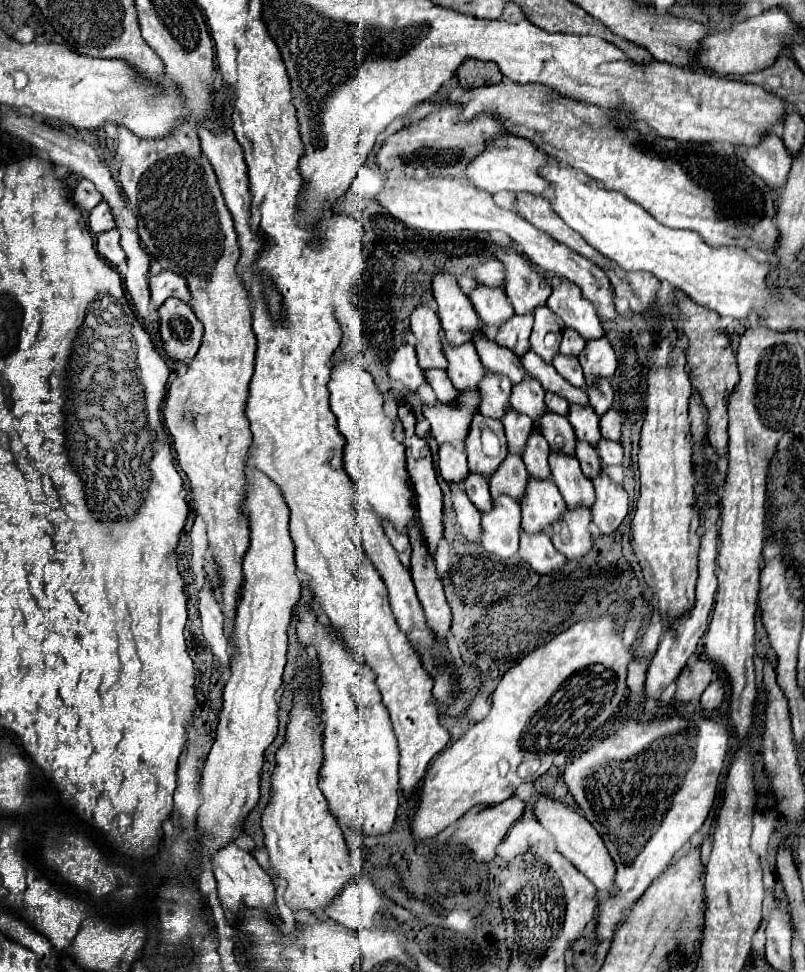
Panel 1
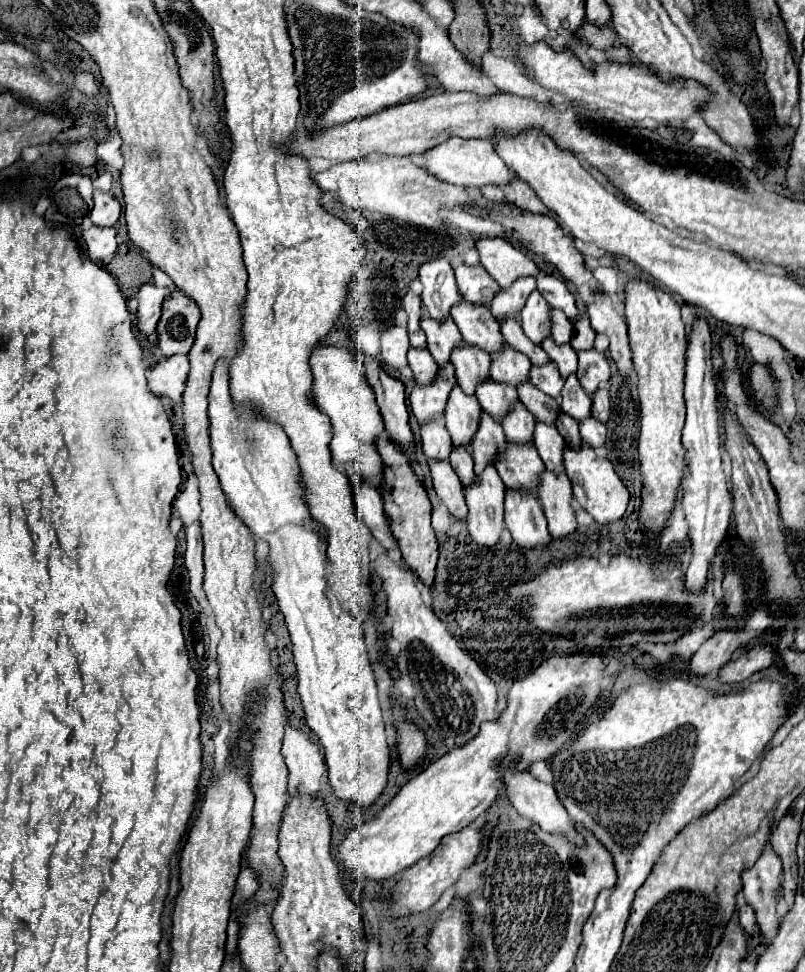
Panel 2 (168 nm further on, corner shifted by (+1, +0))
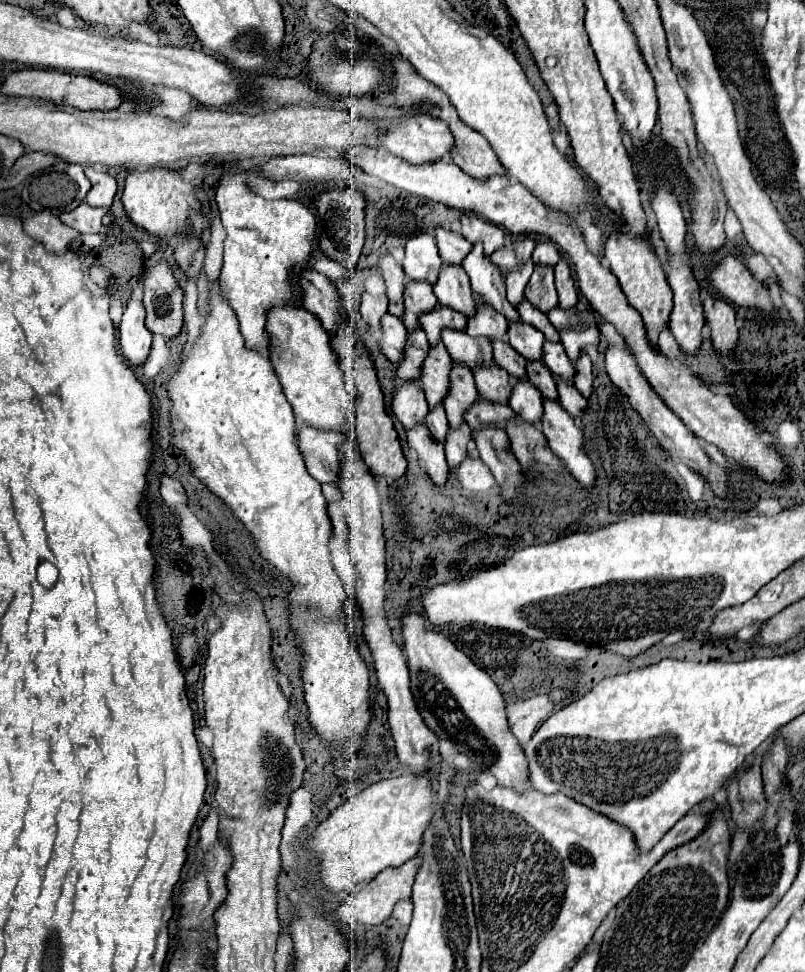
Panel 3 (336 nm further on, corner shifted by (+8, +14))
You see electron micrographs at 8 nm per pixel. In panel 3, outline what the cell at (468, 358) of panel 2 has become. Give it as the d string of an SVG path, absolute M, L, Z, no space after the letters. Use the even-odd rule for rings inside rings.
M437 304L431 312L421 314L419 324L421 324L423 332L427 334L427 340L433 344L433 340L441 338L443 328L463 330L465 324L467 324L467 318L465 318L465 314L461 314L461 312L457 312L457 310L449 308L449 306Z

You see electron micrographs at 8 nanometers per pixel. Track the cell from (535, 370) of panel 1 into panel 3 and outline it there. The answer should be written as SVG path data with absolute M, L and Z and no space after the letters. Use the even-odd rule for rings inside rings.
M481 244L473 246L473 250L465 256L461 266L465 268L471 280L475 296L481 296L483 302L491 304L497 312L507 316L507 320L519 320L515 306L511 306L505 298L505 278L499 272L499 268L483 254Z

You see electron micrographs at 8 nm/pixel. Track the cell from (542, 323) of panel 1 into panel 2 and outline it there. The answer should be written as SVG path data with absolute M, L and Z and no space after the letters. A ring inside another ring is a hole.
M534 290L522 310L522 328L524 334L534 342L542 344L546 338L552 336L552 320L550 320L550 306L540 298L540 292Z

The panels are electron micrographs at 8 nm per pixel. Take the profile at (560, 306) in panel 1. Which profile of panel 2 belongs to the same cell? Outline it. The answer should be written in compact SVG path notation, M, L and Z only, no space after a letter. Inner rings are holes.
M540 276L538 278L538 292L546 298L546 302L556 308L562 310L570 322L578 320L578 308L576 308L576 300L574 294L570 292L570 288L564 284L564 280L554 278L554 276Z

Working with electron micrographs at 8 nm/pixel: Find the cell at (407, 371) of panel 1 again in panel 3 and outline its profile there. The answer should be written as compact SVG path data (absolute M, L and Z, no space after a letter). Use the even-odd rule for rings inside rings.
M367 292L361 296L361 316L363 316L363 320L365 320L373 330L379 330L379 328L381 328L379 320L381 320L381 316L383 316L385 312L387 312L387 298L385 298L385 296L375 298L375 296L367 294Z

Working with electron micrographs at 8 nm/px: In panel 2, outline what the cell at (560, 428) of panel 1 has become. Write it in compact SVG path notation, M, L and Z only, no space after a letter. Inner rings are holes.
M528 382L528 386L520 386L518 394L520 394L520 402L524 406L528 406L528 410L532 412L532 416L538 422L544 422L548 426L556 424L556 420L560 416L560 406L554 398L540 394L540 390L536 390L536 386L532 386L530 382Z

